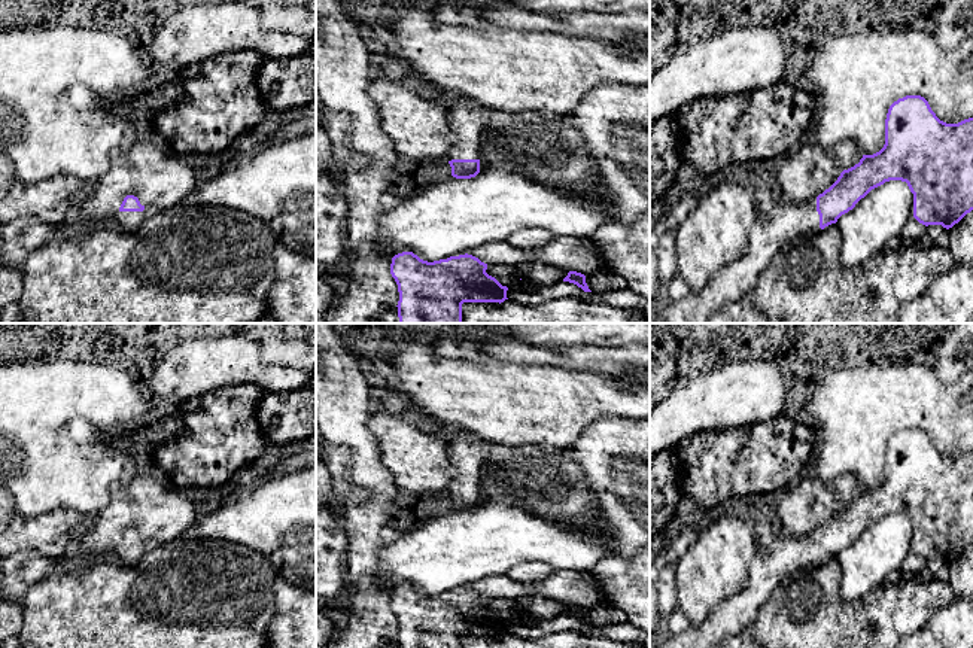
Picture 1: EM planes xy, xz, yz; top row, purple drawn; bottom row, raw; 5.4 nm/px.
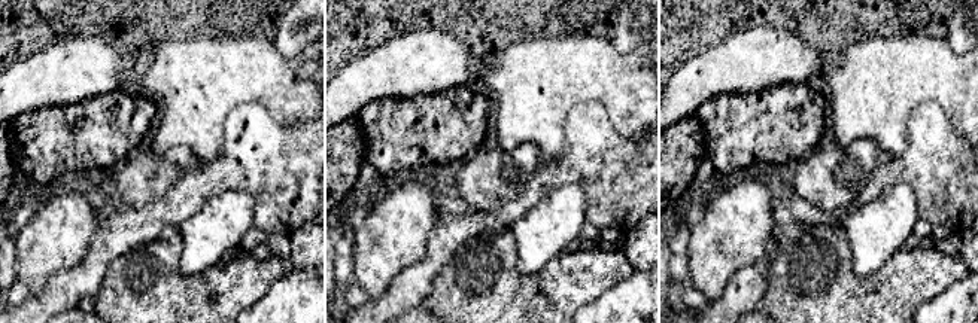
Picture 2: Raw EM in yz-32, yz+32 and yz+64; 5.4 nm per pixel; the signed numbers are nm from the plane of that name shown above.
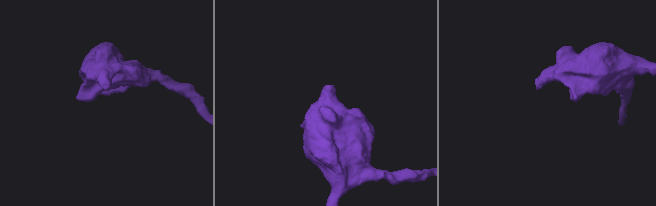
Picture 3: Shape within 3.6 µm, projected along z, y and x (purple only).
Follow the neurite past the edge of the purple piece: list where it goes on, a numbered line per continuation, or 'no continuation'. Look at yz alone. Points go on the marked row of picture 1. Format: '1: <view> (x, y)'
1: yz (775, 225)

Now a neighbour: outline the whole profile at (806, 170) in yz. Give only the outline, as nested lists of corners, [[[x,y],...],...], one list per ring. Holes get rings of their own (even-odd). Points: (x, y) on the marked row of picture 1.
[[[820,143],[793,147],[782,156],[773,189],[788,203],[809,201],[828,189],[840,176],[837,161]]]

